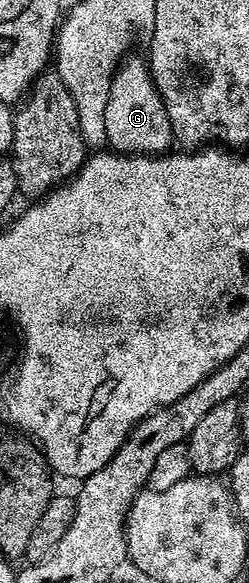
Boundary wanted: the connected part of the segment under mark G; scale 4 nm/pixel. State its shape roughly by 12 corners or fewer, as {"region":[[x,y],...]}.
{"region":[[143,58],[116,69],[106,101],[107,146],[164,153],[166,105]]}

